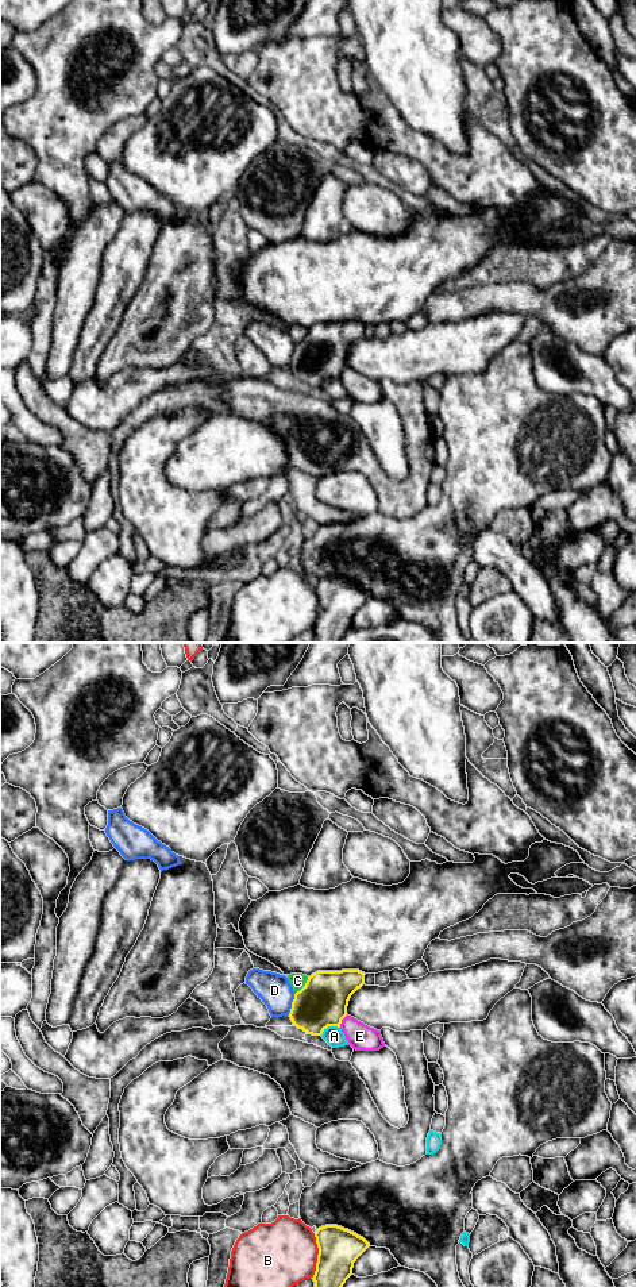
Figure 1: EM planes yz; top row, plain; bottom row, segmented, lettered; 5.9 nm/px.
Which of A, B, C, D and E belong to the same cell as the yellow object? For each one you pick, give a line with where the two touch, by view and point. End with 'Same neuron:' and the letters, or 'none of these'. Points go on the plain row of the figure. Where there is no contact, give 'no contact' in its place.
Same neuron: none of these

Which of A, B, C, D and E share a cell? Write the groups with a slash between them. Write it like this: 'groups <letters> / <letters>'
groups A / B / C / D / E

